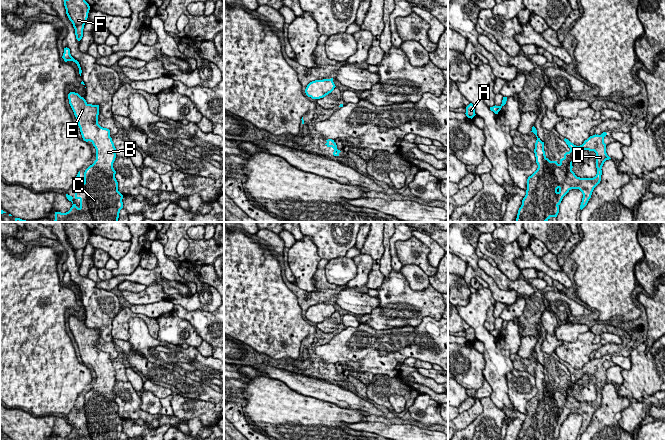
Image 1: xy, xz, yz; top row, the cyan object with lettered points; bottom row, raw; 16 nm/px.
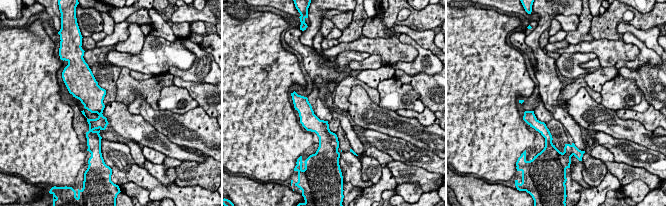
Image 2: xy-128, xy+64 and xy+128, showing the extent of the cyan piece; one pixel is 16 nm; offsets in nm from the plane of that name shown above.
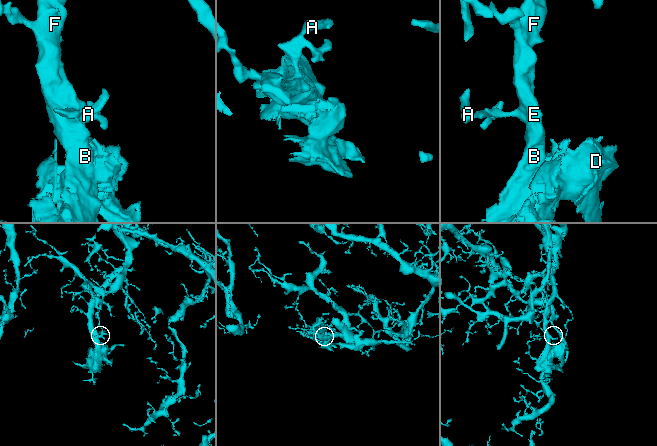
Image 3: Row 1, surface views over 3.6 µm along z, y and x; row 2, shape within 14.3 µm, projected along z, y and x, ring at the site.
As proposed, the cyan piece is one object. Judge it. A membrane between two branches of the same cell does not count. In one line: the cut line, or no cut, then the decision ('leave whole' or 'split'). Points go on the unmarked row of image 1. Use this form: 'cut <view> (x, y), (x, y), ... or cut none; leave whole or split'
cut none; leave whole

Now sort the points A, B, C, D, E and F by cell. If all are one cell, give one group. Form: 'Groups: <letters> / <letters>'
Groups: A B C D E F

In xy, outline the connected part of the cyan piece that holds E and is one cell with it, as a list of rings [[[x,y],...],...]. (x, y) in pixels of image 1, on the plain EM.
[[[78,317],[68,318],[69,328],[77,343],[78,350],[84,365],[90,365],[96,373],[96,384],[84,396],[84,407],[80,408],[80,395],[75,401],[75,423],[80,424],[80,431],[73,427],[73,421],[66,418],[72,431],[66,437],[55,436],[55,440],[119,440],[123,432],[123,419],[118,415],[118,406],[115,402],[116,395],[113,387],[116,382],[116,372],[110,361],[110,354],[98,348],[99,329],[88,328]]]

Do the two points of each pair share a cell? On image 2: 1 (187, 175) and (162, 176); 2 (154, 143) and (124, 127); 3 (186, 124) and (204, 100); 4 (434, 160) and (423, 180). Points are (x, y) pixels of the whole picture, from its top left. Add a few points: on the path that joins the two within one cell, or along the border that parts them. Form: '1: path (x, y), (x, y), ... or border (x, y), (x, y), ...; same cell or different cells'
1: border (174, 167), (175, 183); different cells
2: path (147, 136), (136, 128), (131, 127); same cell
3: border (199, 105), (211, 117); different cells
4: border (405, 164), (420, 166), (435, 173); different cells

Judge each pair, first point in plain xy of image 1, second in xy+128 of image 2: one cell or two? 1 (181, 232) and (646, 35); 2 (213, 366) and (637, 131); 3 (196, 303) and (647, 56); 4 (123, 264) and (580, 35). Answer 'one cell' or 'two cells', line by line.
1: two cells
2: one cell
3: one cell
4: one cell

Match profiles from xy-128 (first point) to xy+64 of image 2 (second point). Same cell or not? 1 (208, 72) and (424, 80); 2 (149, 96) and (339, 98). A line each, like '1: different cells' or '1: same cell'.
1: different cells
2: same cell

